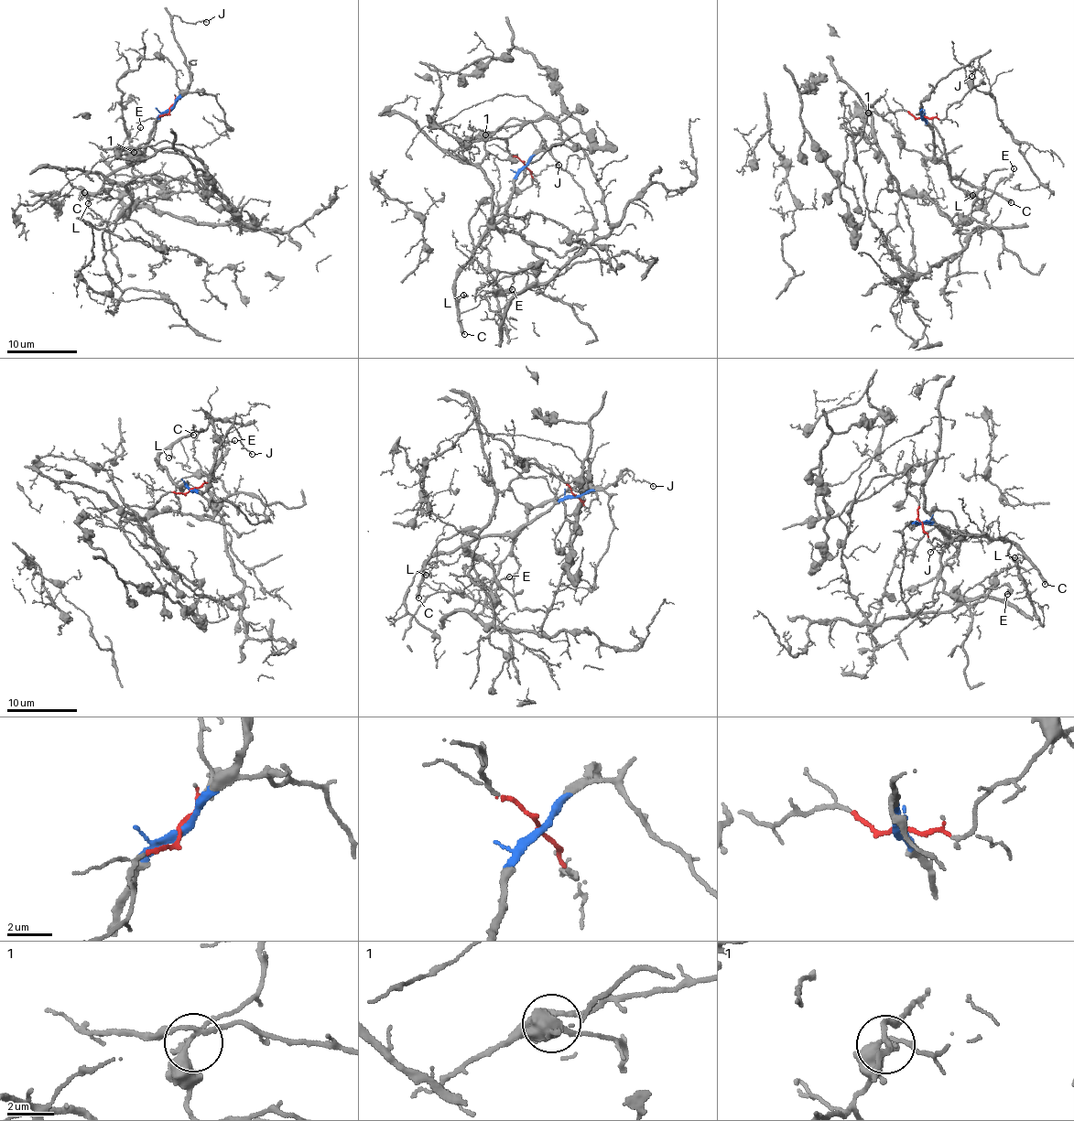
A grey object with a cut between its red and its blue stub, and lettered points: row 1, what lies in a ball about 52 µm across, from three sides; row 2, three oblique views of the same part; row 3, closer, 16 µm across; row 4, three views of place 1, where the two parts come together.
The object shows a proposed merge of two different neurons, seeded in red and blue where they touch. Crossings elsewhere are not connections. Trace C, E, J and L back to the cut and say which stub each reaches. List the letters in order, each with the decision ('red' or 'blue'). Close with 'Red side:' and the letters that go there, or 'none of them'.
C: blue
E: red
J: blue
L: blue
Red side: E

